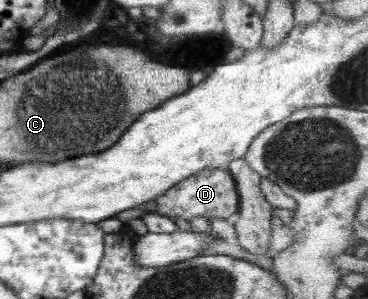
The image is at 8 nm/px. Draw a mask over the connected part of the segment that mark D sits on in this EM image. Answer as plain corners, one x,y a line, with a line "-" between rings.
208,167
194,175
183,179
173,185
162,196
156,197
155,208
151,213
159,214
164,217
174,219
190,219
198,216
204,218
226,219
238,211
239,197
235,188
235,181
226,170

